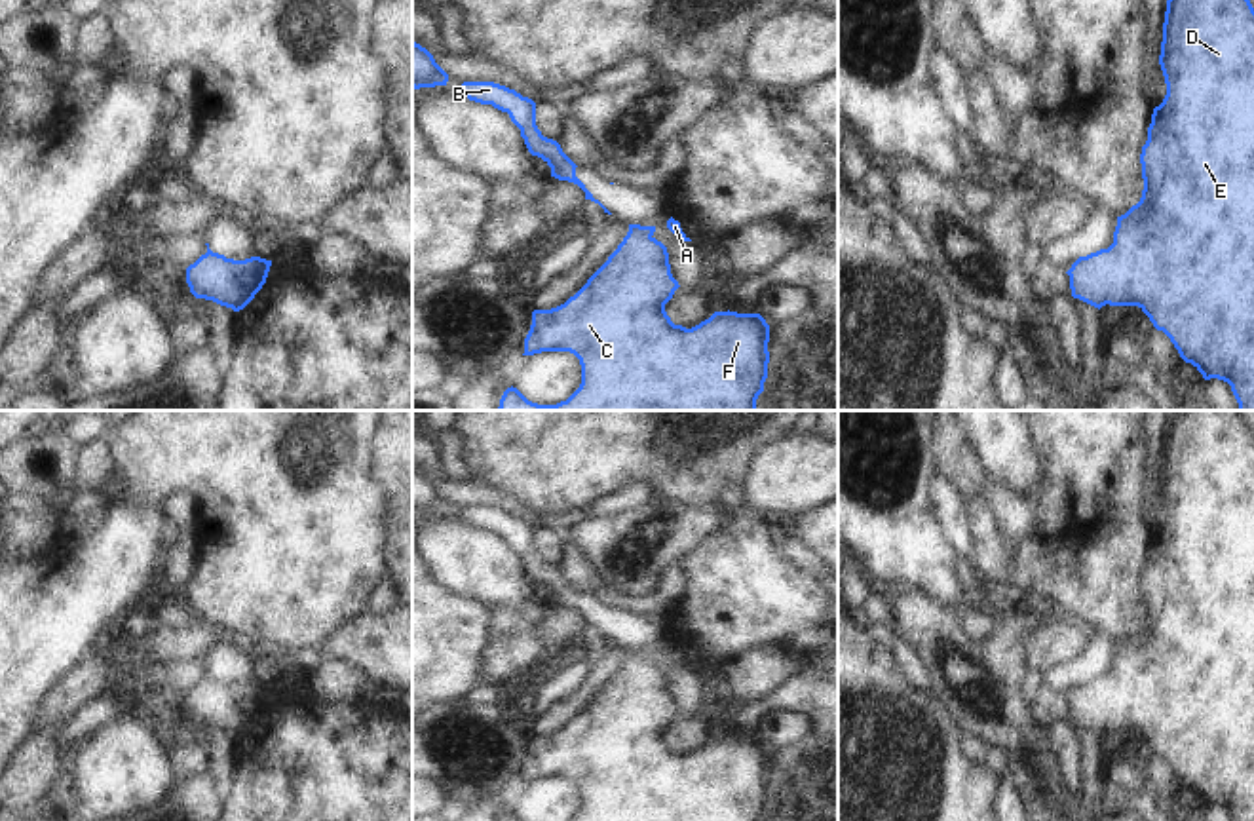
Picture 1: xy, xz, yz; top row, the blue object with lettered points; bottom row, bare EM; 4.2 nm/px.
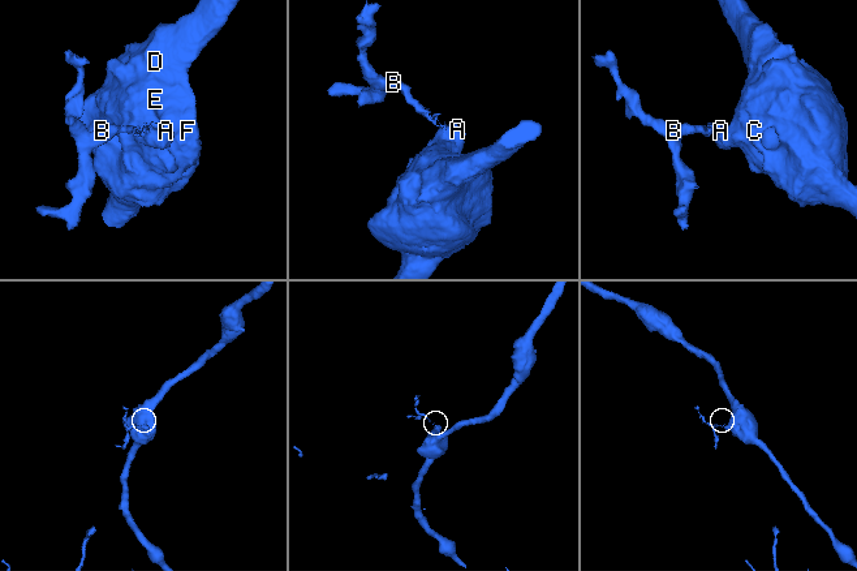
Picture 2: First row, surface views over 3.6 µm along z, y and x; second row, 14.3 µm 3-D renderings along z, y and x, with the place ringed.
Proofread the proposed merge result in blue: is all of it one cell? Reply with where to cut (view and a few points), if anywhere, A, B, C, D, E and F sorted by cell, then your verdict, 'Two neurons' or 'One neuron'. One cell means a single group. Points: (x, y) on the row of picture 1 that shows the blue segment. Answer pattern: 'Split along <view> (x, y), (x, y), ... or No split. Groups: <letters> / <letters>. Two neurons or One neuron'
Split along xz (629, 227), (639, 227), (650, 238). Groups: A C D E F / B. Two neurons.

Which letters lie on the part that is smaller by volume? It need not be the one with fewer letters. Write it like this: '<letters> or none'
B

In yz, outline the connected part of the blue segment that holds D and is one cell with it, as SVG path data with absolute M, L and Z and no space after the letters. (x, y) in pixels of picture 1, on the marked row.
M1167 0L1159 65L1167 84L1167 95L1153 108L1148 141L1142 146L1140 163L1144 190L1136 205L1117 217L1113 243L1108 249L1075 260L1066 272L1072 296L1094 308L1138 306L1163 331L1180 357L1191 363L1205 380L1218 378L1231 386L1239 410L1254 410L1254 8L1250 0Z

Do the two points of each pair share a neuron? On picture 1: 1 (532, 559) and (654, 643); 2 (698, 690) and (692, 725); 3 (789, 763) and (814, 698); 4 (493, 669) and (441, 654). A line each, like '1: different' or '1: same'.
1: same
2: different
3: different
4: different

